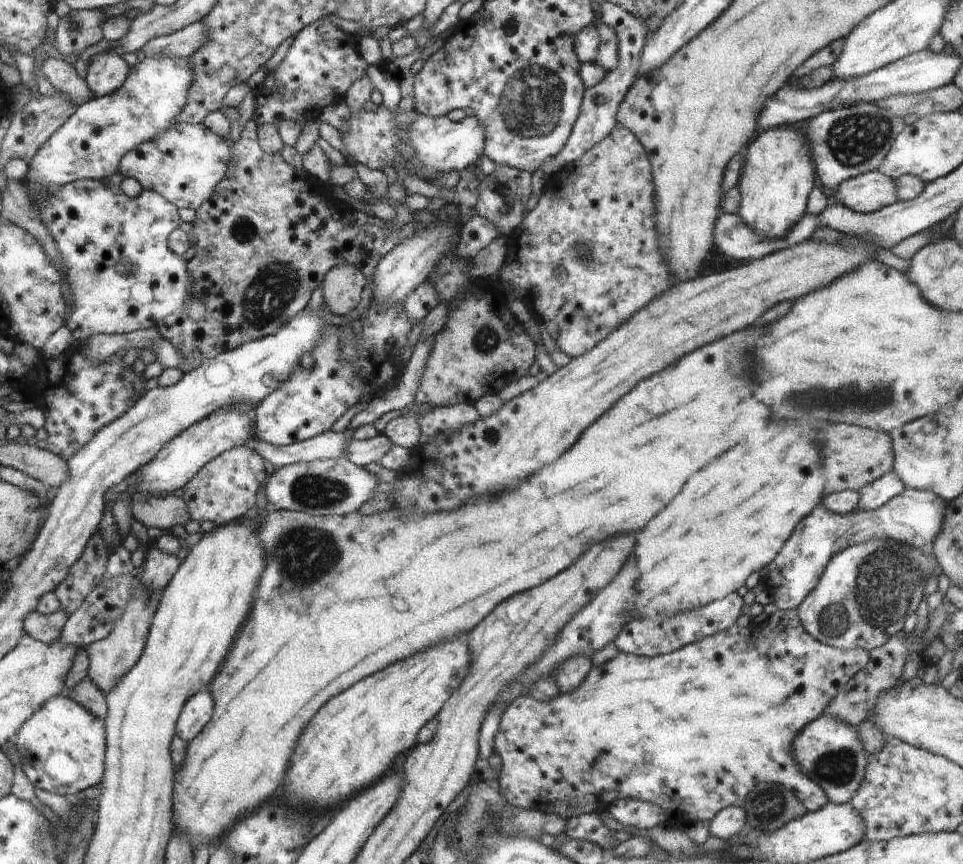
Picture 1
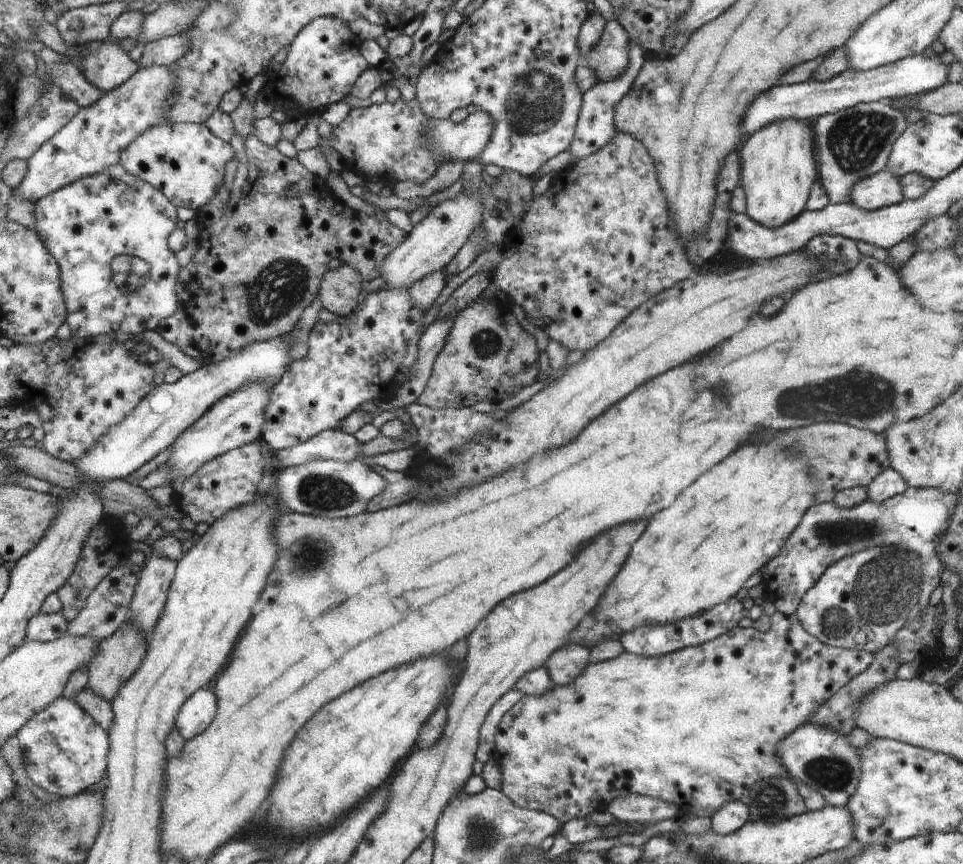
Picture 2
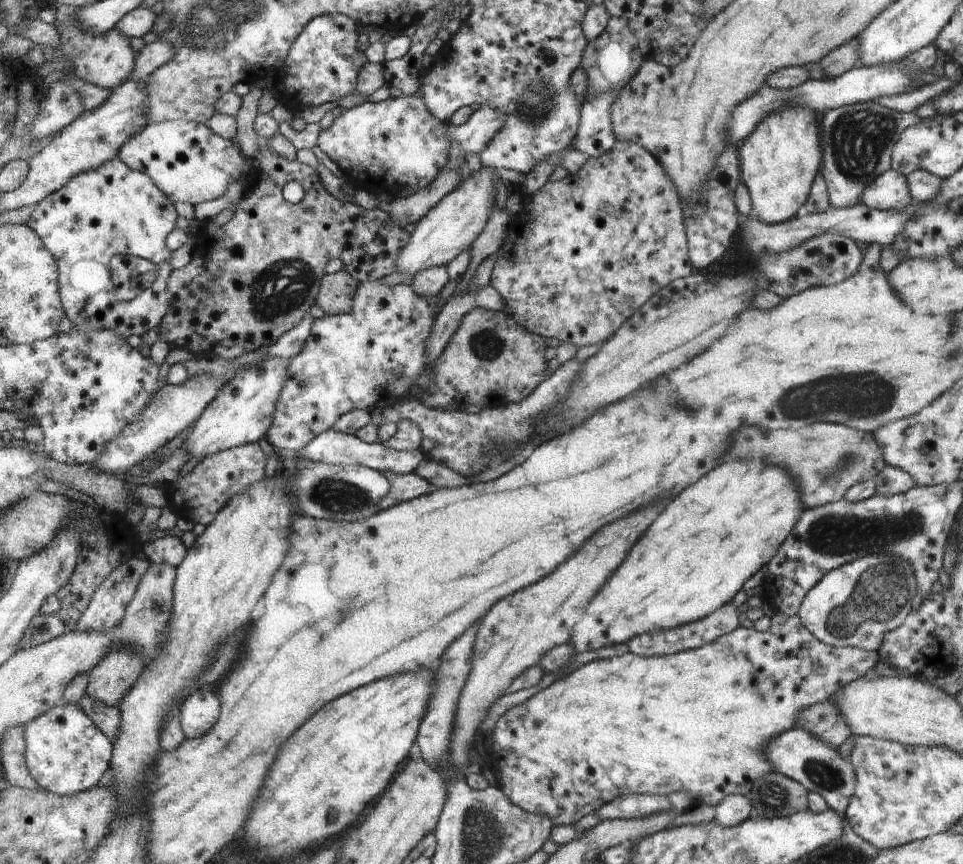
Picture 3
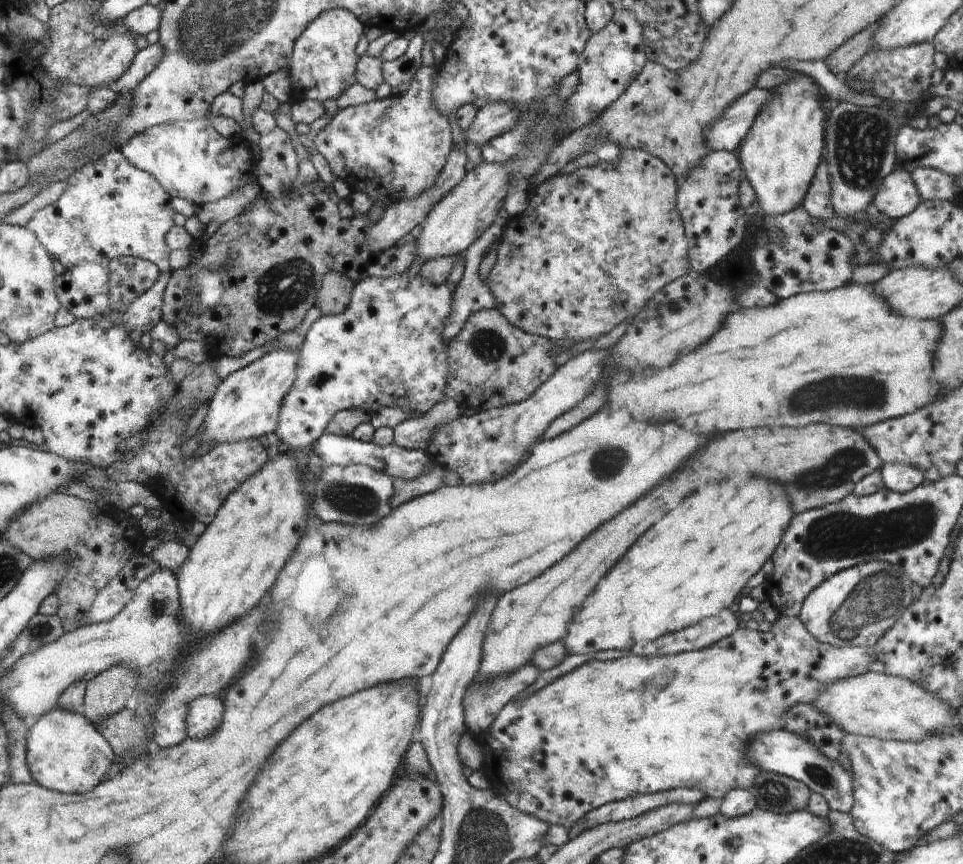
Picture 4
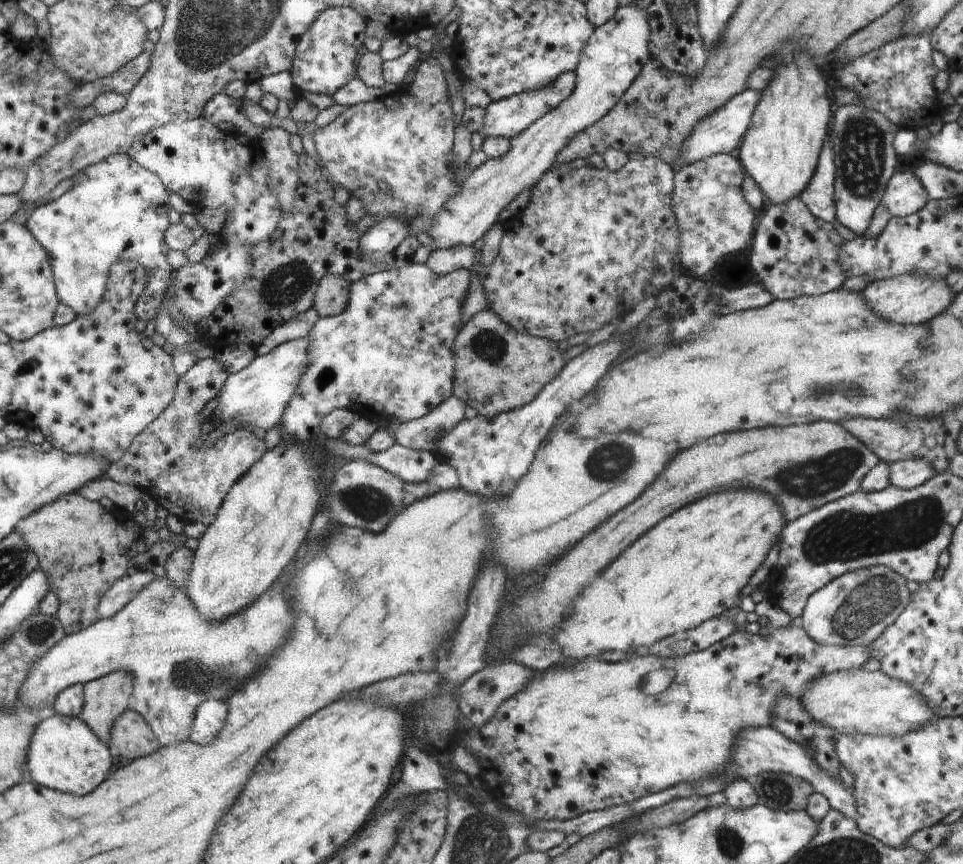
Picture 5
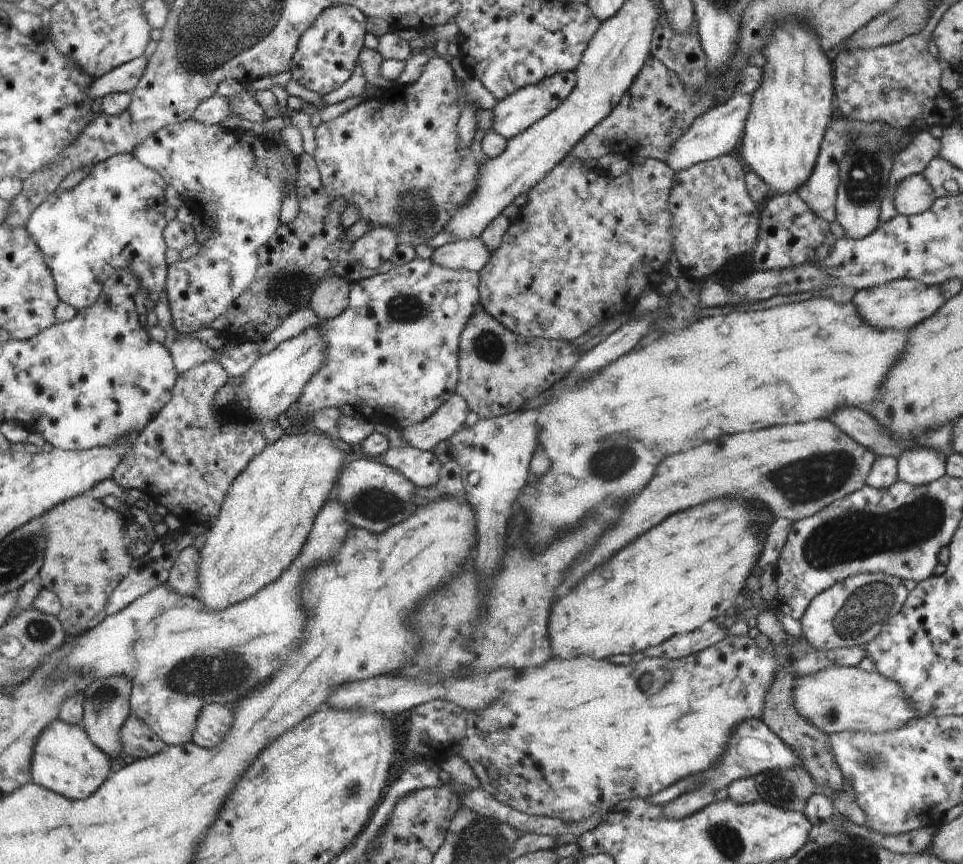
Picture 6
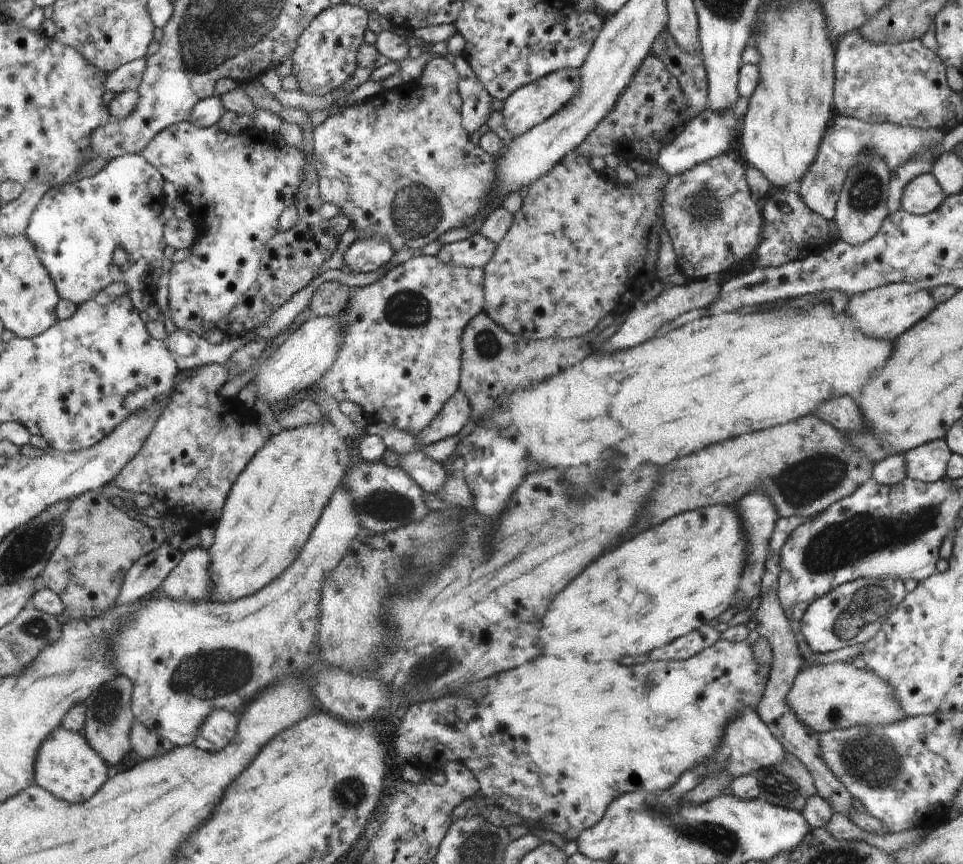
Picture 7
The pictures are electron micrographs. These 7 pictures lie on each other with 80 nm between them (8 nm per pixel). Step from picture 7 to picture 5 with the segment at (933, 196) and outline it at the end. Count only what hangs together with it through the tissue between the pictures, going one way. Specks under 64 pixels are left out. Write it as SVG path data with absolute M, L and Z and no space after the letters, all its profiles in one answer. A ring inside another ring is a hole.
M906 169L896 171L893 175L880 204L890 212L890 216L906 217L925 209L929 200L929 194L921 180L912 170Z

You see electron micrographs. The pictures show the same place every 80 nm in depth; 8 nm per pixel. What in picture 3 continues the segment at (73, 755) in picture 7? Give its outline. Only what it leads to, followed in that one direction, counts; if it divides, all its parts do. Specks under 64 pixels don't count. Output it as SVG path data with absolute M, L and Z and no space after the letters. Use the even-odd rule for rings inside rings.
M63 702L26 725L27 762L42 789L74 796L93 789L110 766L112 744L108 736L76 704Z

